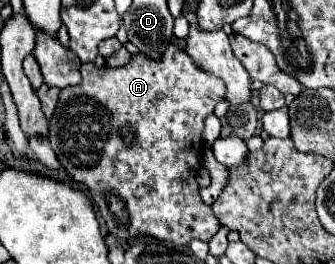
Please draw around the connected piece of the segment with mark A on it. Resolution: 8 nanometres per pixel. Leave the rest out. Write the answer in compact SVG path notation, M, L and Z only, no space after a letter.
M171 43L163 55L161 61L153 61L153 59L147 59L145 55L137 53L135 57L131 57L131 61L123 67L95 67L93 63L83 63L81 65L81 77L83 77L83 83L77 85L77 87L65 87L61 89L61 101L57 103L57 109L49 121L49 143L59 159L59 163L65 167L67 175L71 177L73 183L79 183L79 185L85 185L89 189L89 195L93 199L93 203L97 205L97 209L101 211L105 223L107 223L107 229L111 235L119 237L119 239L135 239L139 235L143 237L153 237L157 241L169 241L177 247L187 247L193 239L201 239L201 241L209 241L217 229L221 227L221 223L217 221L217 217L213 215L211 207L205 205L199 197L199 185L195 181L195 175L197 171L201 169L201 163L199 163L199 153L201 153L201 147L203 147L203 139L201 139L201 131L203 131L203 121L207 115L213 113L215 105L219 101L223 101L225 97L225 85L221 85L221 81L217 81L217 77L209 75L209 73L201 73L201 69L197 69L193 65L193 59L175 43Z

